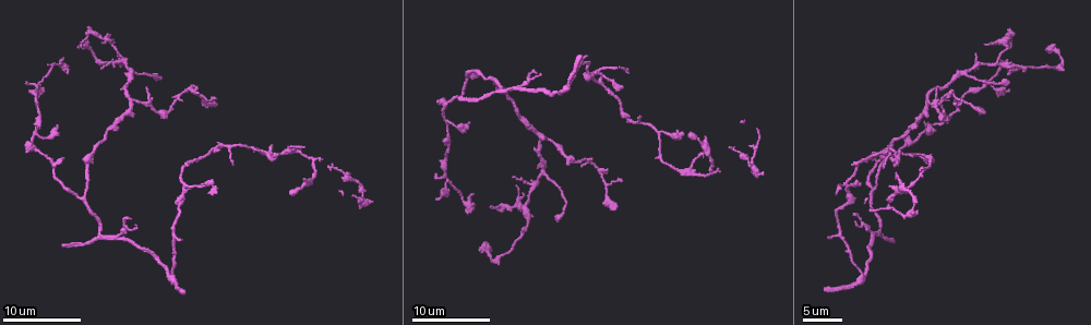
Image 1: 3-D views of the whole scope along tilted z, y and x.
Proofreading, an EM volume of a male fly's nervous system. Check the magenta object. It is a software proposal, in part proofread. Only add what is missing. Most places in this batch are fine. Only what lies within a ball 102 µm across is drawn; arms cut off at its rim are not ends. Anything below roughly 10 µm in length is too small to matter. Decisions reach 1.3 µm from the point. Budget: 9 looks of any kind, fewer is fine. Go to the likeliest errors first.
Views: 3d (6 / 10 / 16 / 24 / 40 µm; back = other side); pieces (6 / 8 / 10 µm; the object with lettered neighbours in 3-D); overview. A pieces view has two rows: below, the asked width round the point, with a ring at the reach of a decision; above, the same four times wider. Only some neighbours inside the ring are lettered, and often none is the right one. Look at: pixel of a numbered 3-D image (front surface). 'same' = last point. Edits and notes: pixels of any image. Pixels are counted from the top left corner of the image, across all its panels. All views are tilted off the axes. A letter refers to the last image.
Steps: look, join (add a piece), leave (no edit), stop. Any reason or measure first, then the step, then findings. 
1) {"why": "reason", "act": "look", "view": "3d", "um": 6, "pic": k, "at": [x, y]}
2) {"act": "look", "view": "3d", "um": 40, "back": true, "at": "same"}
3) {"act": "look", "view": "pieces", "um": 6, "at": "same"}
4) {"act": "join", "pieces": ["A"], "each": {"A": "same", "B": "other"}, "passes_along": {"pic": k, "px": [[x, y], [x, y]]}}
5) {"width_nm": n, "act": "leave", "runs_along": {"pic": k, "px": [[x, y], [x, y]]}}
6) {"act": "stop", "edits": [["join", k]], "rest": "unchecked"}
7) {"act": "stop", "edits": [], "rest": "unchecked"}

{"why": "free end", "act": "look", "view": "pieces", "um": 10, "pic": 1, "at": [64, 244]}

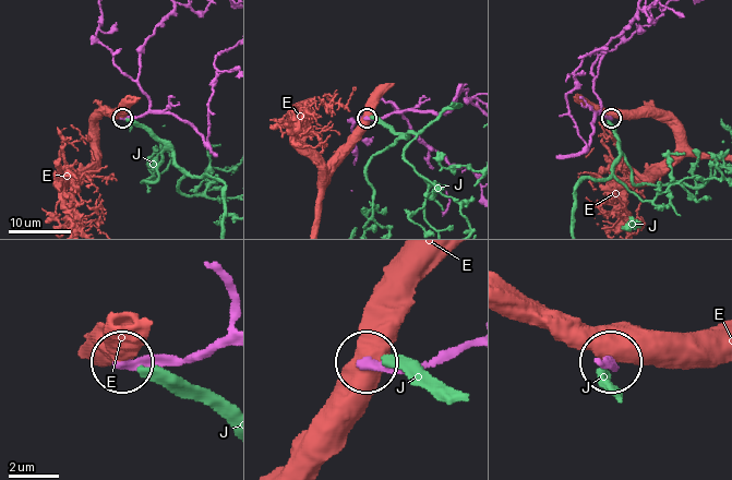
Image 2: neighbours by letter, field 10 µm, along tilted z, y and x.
{"act": "leave", "each": {"E": "other", "J": "other"}, "found": "none of them fits"}

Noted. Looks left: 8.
{"why": "thin end", "act": "look", "view": "pieces", "um": 10, "pic": 1, "at": [235, 162]}

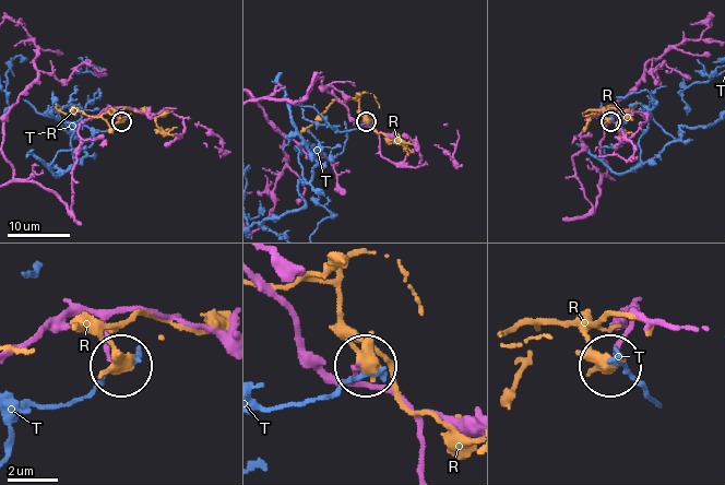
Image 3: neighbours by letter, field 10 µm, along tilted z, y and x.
{"act": "leave", "each": {"R": "other", "T": "other"}, "found": "no lettered piece goes on from it"}

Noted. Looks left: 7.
{"why": "tapers out", "act": "look", "view": "3d", "um": 6, "pic": 1, "at": [717, 172]}

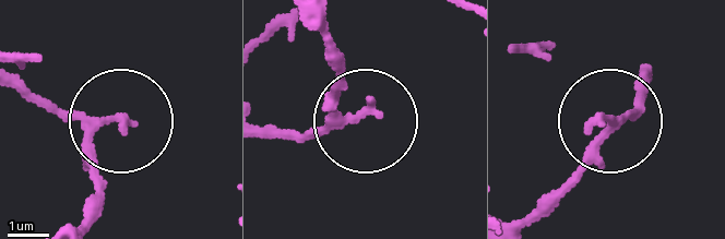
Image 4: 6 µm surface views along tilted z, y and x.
{"act": "look", "view": "pieces", "um": 10, "pic": 4, "at": [128, 121]}

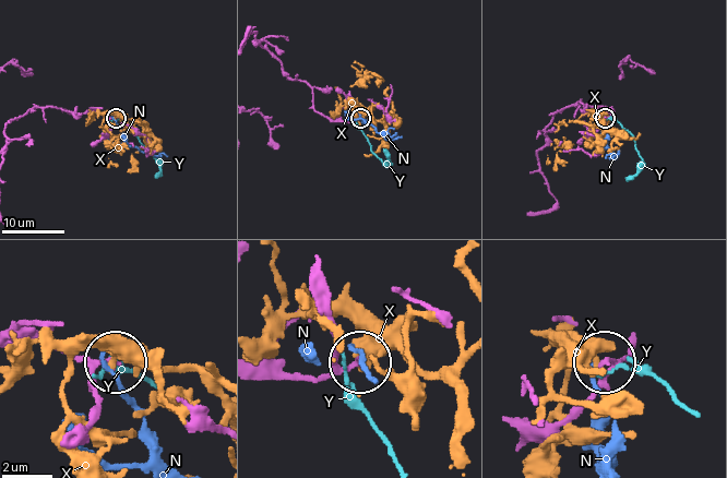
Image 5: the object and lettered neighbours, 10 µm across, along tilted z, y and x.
{"act": "leave", "each": {"N": "other", "X": "other", "Y": "other"}, "found": "no lettered piece goes on from it"}

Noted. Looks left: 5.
{"why": "branch stops here", "act": "look", "view": "pieces", "um": 10, "pic": 1, "at": [468, 211]}

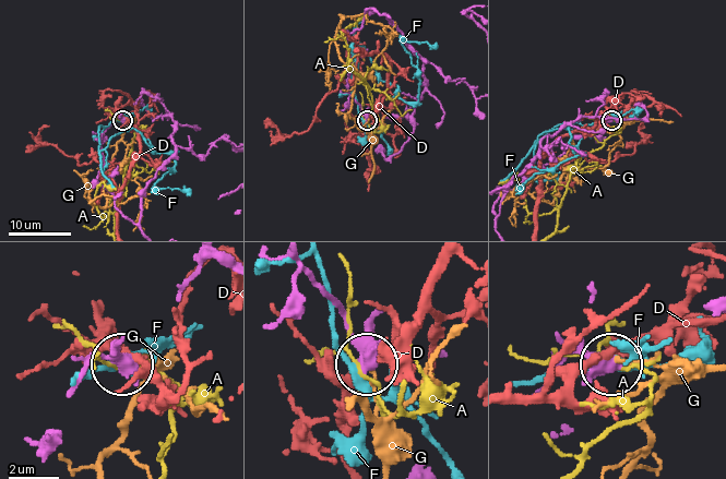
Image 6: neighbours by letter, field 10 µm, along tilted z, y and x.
{"act": "leave", "each": {"A": "other", "D": "other", "F": "other", "G": "other"}, "runs_along": {"pic": 6, "px": [[295, 261], [347, 320], [352, 345], [365, 362]]}, "found": "no lettered piece goes on from it"}

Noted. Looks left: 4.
{"act": "stop", "edits": [], "rest": "unchecked"}

